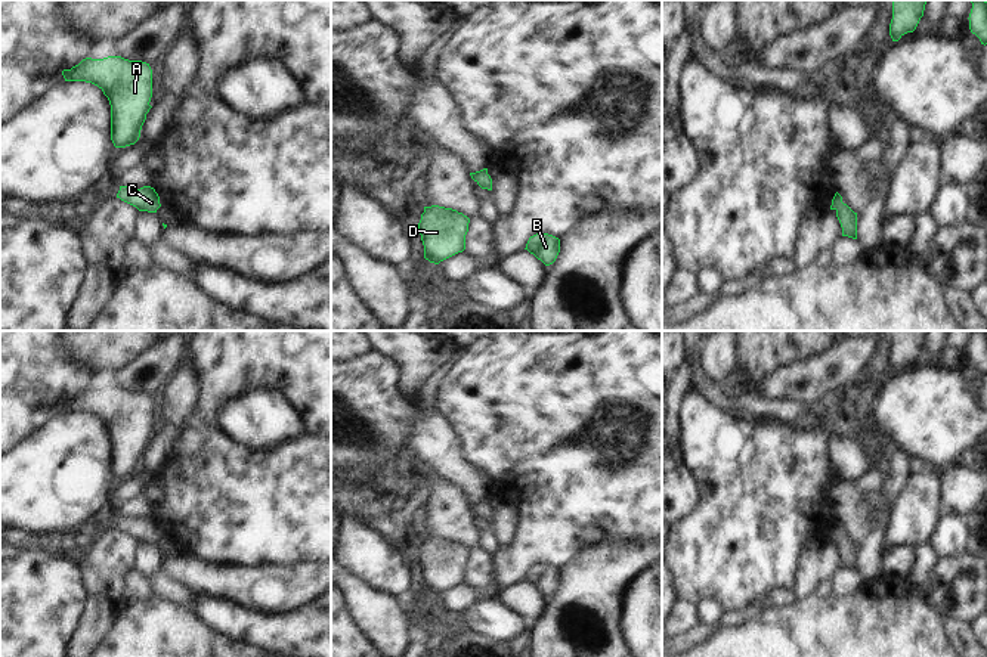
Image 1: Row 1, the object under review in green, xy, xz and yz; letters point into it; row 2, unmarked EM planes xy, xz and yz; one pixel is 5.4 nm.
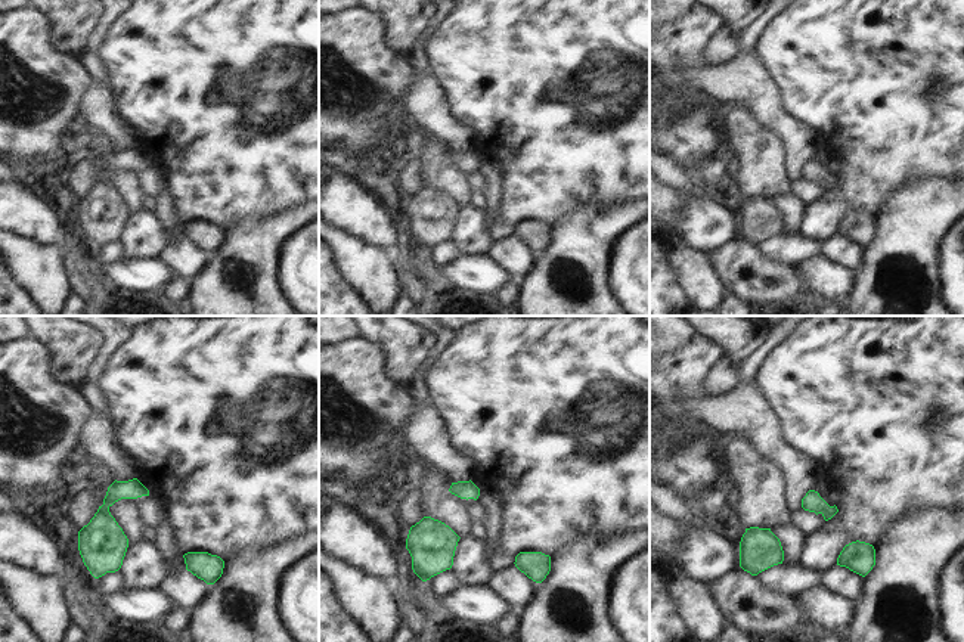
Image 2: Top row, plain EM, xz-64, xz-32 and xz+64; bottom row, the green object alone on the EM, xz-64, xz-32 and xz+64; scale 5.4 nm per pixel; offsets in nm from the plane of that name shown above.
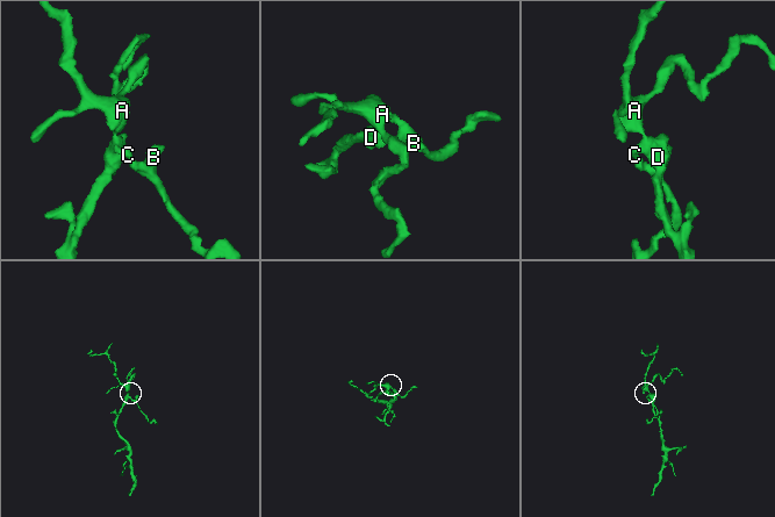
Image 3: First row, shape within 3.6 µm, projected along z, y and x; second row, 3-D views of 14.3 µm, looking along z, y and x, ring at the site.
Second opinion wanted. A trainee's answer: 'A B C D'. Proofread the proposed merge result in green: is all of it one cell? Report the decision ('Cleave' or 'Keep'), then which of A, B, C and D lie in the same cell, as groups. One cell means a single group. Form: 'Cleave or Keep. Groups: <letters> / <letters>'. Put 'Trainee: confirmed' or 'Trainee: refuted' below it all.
Keep. Groups: A B C D.
Trainee: confirmed

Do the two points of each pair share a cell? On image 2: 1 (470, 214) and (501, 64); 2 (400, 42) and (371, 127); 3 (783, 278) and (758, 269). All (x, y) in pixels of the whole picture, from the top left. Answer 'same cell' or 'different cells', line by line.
1: different cells
2: different cells
3: same cell

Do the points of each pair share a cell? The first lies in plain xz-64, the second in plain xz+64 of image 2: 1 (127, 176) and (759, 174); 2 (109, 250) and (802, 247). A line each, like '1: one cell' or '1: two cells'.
1: one cell
2: one cell

